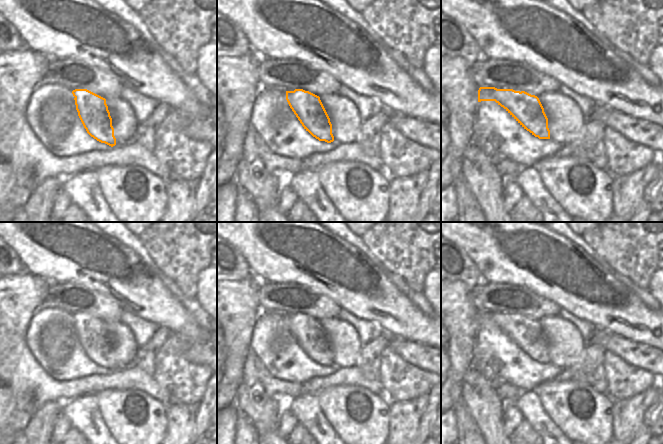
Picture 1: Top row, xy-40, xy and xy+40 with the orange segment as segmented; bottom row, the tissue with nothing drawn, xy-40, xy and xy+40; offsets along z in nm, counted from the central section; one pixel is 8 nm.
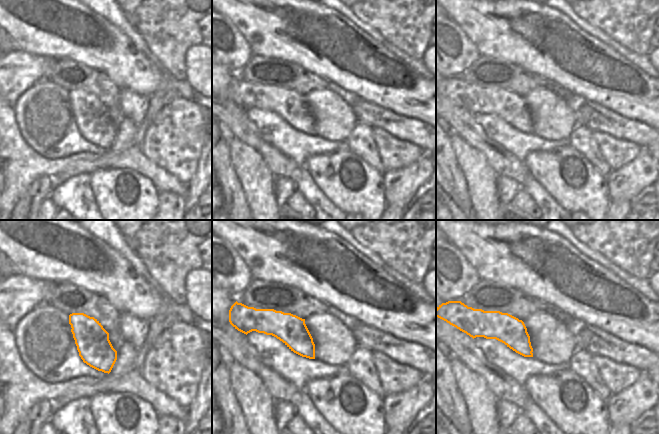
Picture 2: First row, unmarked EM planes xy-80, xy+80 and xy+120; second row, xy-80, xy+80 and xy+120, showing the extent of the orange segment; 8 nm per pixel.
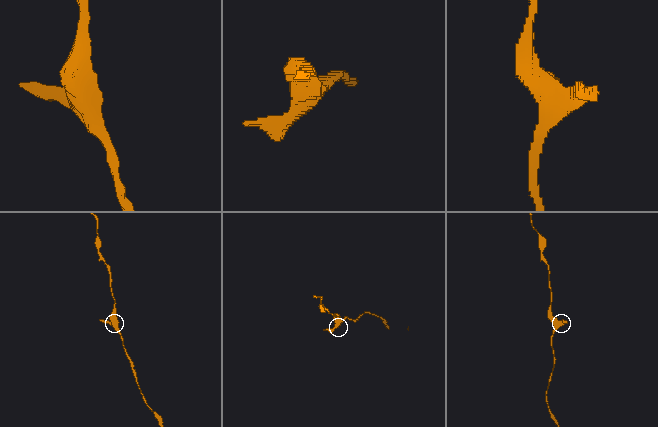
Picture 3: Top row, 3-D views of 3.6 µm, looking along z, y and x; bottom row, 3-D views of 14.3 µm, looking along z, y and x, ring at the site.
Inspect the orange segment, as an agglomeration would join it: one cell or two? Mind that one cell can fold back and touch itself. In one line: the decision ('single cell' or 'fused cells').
fused cells

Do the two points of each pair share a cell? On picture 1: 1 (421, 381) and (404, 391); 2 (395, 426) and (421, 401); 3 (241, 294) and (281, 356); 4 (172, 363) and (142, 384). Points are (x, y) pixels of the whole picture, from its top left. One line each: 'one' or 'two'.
1: one
2: one
3: two
4: two

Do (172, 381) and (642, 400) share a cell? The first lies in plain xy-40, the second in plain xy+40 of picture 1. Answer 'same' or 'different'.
different

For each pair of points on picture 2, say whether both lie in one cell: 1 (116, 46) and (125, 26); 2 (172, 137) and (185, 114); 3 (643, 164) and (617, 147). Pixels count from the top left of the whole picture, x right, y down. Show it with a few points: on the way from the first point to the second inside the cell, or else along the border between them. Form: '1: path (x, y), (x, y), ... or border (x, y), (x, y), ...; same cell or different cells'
1: border (104, 17), (114, 24), (138, 49); different cells
2: path (178, 131), (184, 120); same cell
3: border (643, 149), (629, 162), (614, 171); different cells

